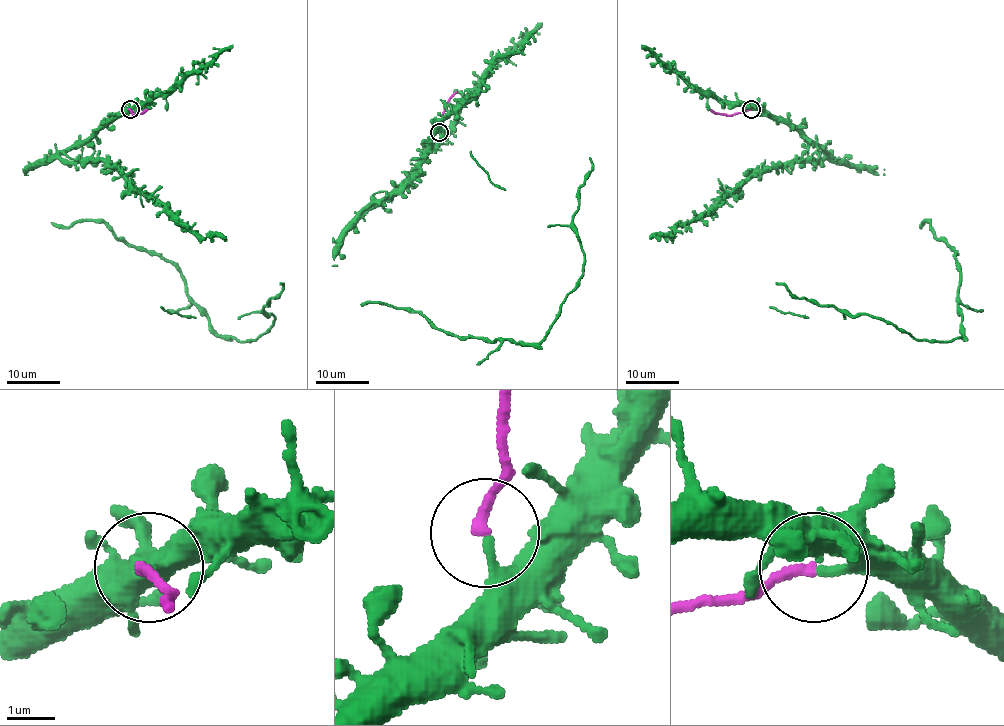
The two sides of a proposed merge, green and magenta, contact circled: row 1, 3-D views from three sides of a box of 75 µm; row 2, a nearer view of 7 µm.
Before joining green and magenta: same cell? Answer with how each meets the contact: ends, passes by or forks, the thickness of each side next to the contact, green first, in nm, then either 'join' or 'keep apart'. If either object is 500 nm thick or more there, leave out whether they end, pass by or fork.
green ends | magenta ends | 240/240 nm | keep apart

